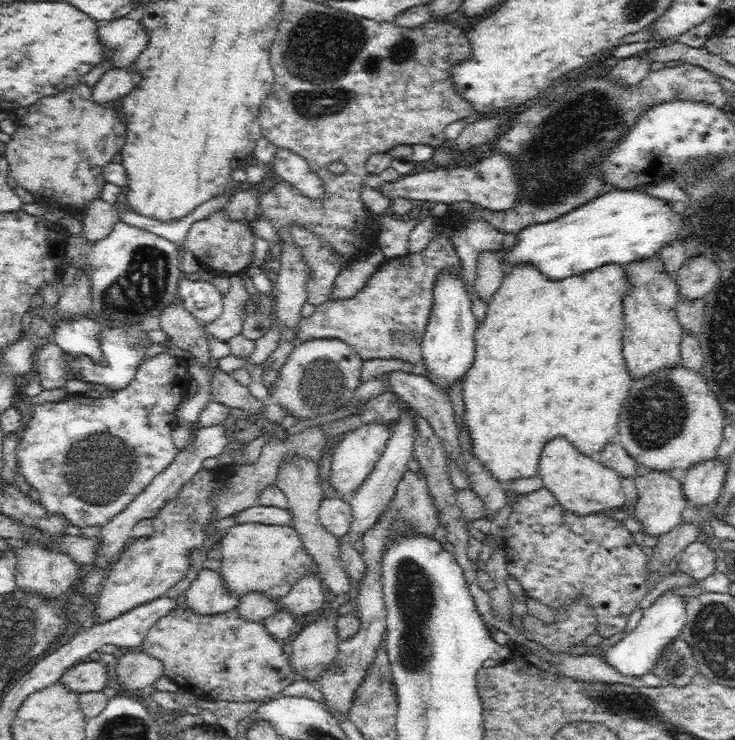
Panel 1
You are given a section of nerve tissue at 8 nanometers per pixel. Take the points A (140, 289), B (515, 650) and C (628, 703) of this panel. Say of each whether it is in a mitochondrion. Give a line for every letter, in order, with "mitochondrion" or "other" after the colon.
A: mitochondrion
B: other
C: mitochondrion

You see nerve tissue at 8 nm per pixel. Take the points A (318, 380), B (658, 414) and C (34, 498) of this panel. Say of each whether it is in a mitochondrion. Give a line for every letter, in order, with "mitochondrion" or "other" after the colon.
A: mitochondrion
B: mitochondrion
C: other

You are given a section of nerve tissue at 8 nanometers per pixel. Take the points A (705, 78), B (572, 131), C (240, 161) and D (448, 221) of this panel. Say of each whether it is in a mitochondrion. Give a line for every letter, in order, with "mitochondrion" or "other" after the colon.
A: other
B: mitochondrion
C: other
D: other

